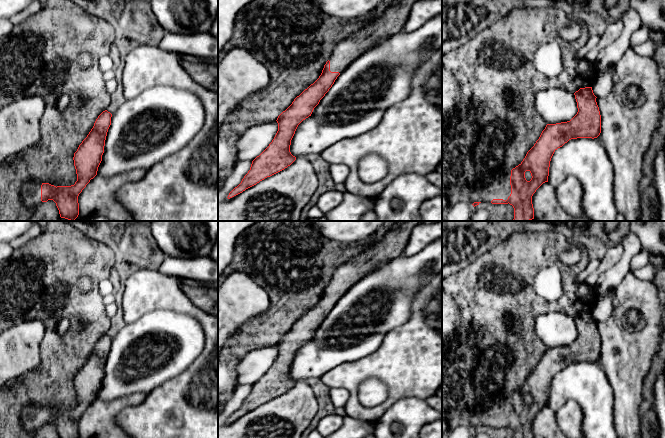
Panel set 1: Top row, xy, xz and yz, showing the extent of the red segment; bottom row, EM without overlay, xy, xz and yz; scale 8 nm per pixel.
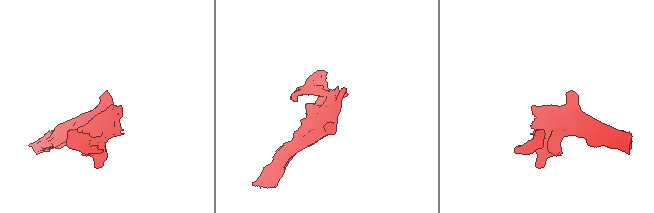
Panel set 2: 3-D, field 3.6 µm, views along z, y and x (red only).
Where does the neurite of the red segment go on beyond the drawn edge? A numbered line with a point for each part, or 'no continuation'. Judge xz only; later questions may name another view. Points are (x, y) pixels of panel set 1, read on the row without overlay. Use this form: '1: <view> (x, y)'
1: xz (346, 275)

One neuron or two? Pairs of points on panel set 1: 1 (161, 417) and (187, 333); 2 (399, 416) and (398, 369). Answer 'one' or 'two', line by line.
1: two
2: two

